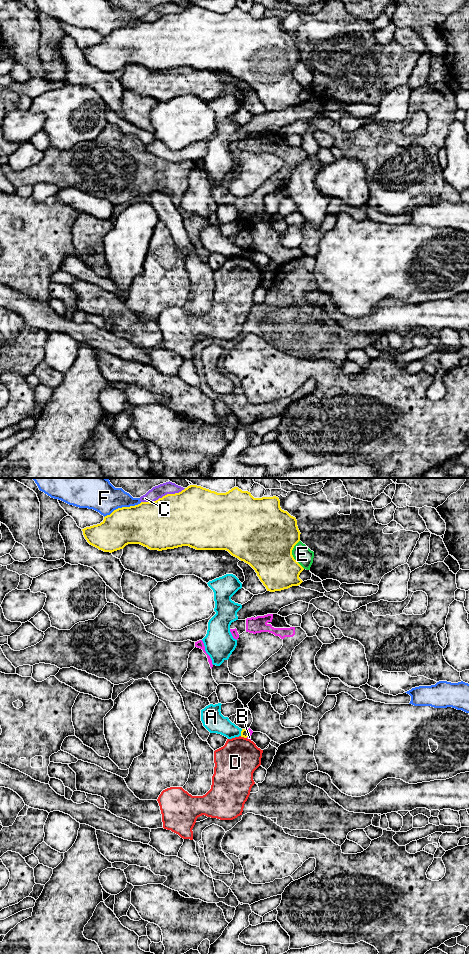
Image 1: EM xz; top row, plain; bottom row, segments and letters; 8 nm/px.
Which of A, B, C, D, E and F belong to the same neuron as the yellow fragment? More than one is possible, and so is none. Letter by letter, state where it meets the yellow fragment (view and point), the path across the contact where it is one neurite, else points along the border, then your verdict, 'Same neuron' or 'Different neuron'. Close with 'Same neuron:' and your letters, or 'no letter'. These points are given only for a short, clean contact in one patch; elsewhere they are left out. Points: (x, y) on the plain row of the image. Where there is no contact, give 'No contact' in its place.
A: Touches yellow at xz (241, 252). Different neuron
B: Touches yellow at xz (249, 253). Boundary: xz (248, 249), (249, 254), (246, 257). Different neuron
C: Touches yellow at xz (163, 16). Different neuron
D: Touches yellow at xz (243, 256). Different neuron
E: Touches yellow at xz (291, 74). Different neuron
F: Touches yellow at xz (122, 27). Different neuron
Same neuron: no letter

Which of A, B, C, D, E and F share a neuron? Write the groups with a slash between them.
A / B / C / D / E / F

